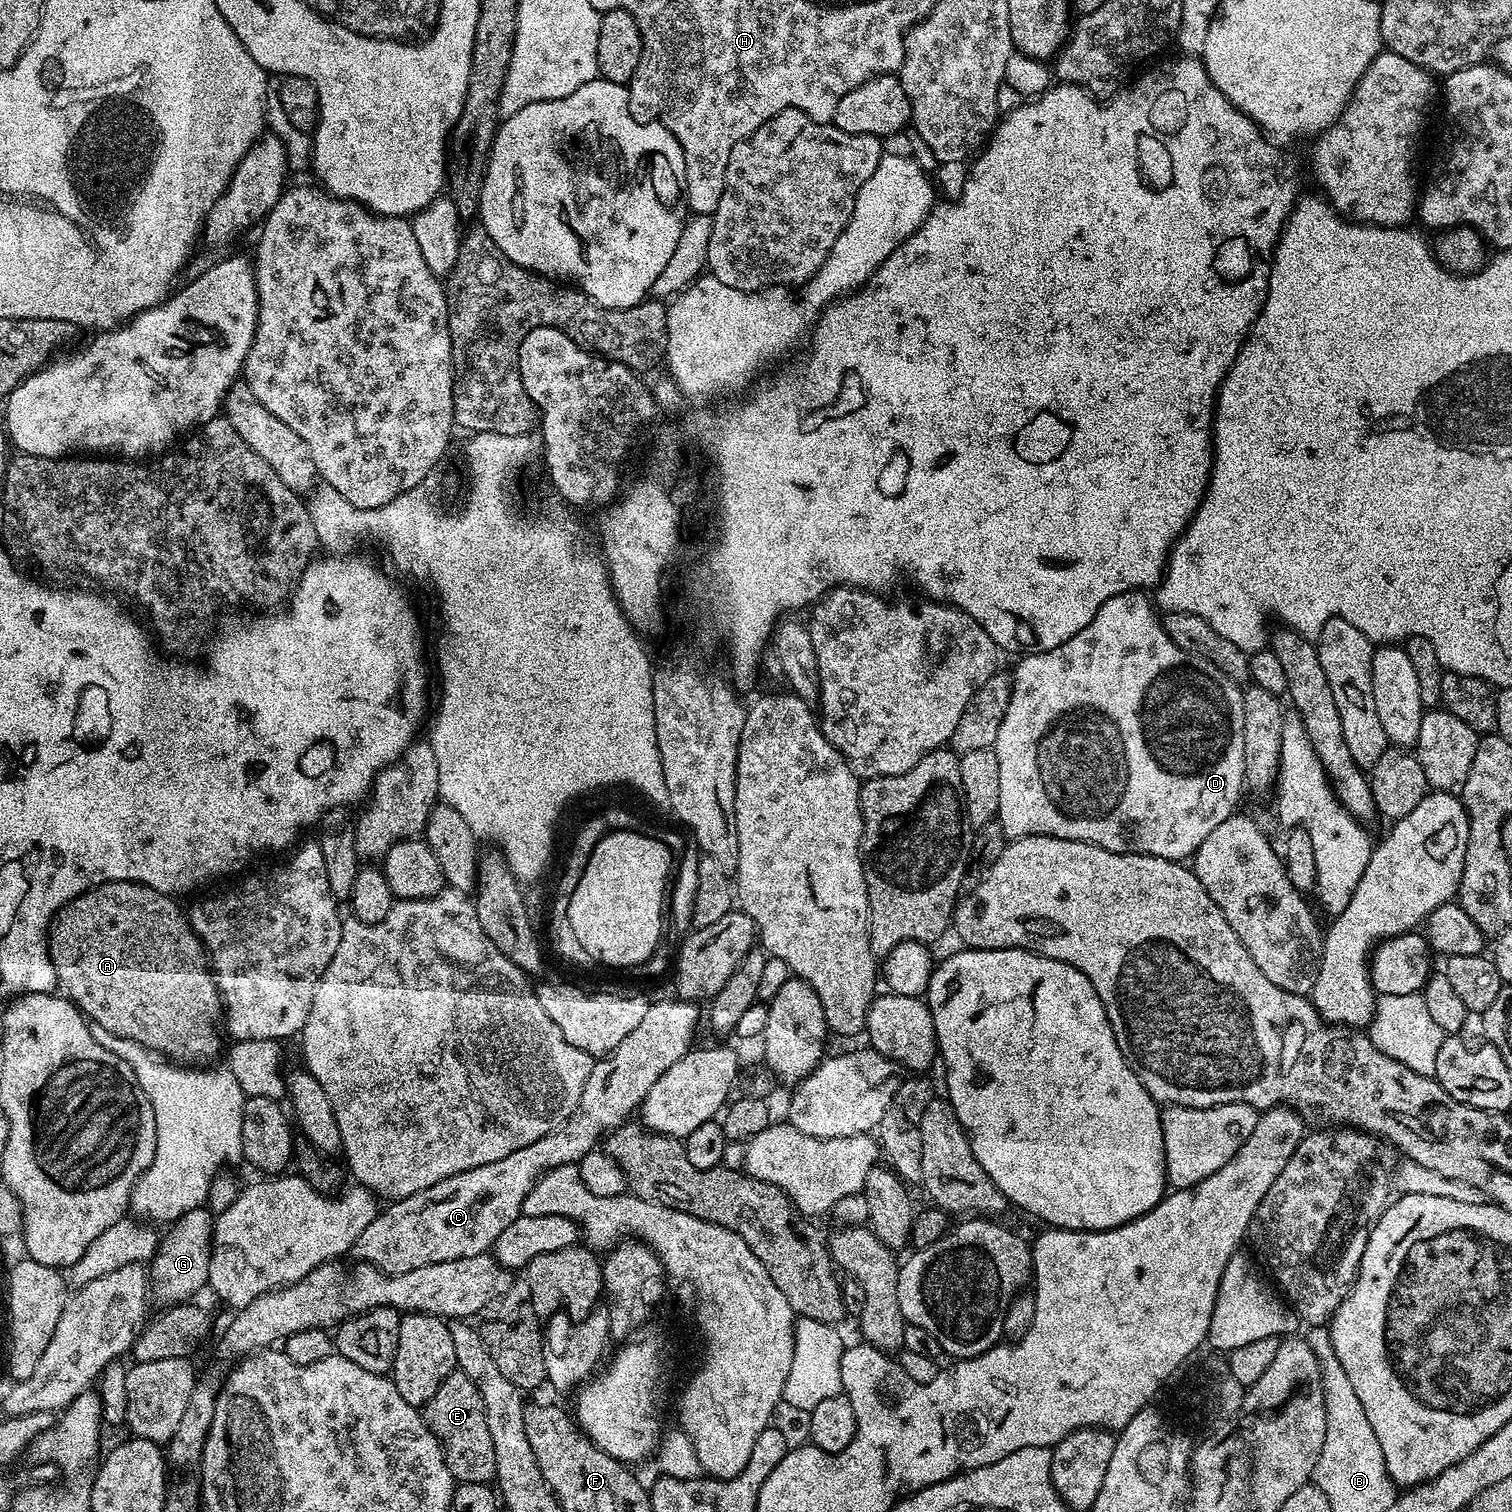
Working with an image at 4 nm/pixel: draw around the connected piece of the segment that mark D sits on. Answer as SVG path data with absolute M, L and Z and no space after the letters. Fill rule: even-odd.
M1143 591L1123 592L1110 598L1094 614L1094 618L1074 638L1054 646L1054 650L1033 652L1010 672L1012 693L1010 706L1006 706L1006 718L998 726L998 738L994 751L998 758L998 810L997 817L1005 837L1053 836L1063 840L1077 840L1105 848L1111 852L1137 852L1140 856L1161 856L1181 862L1195 857L1198 846L1206 842L1214 826L1222 826L1226 818L1236 811L1240 791L1245 791L1244 751L1242 750L1242 718L1244 717L1244 693L1218 666L1201 656L1182 650L1166 634L1163 619Z

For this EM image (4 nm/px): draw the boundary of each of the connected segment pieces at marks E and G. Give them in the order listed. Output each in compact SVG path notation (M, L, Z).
M459 1370L451 1372L422 1411L430 1430L444 1447L446 1466L453 1481L491 1485L496 1478L494 1441L486 1427L486 1410L482 1406L482 1394L478 1394L478 1386L474 1386L474 1382L470 1382L470 1378L466 1378L466 1374Z
M204 1206L195 1208L171 1221L168 1230L165 1236L163 1233L156 1254L150 1261L150 1288L155 1295L157 1292L162 1299L168 1300L164 1302L188 1302L208 1282L212 1261L213 1213Z

